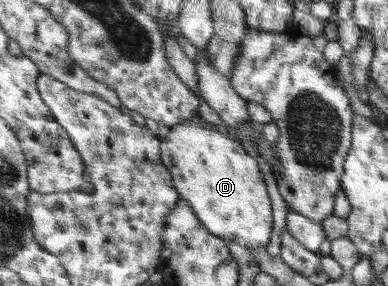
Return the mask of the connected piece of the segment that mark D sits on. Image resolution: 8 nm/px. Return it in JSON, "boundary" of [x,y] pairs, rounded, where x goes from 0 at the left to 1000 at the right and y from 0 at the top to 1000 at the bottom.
{"boundary":[[[464,427],[425,448],[412,483],[412,549],[443,619],[443,640],[466,689],[485,703],[515,783],[580,846],[603,846],[642,871],[683,864],[704,808],[696,685],[665,566],[629,524],[624,497],[567,448],[531,448],[505,427]]]}

